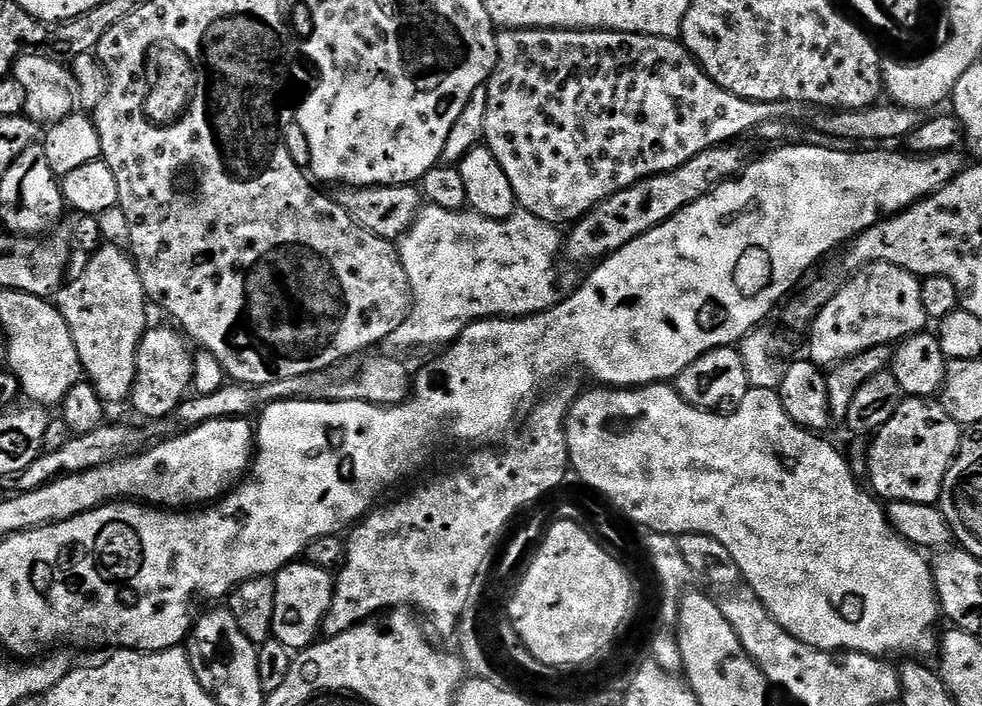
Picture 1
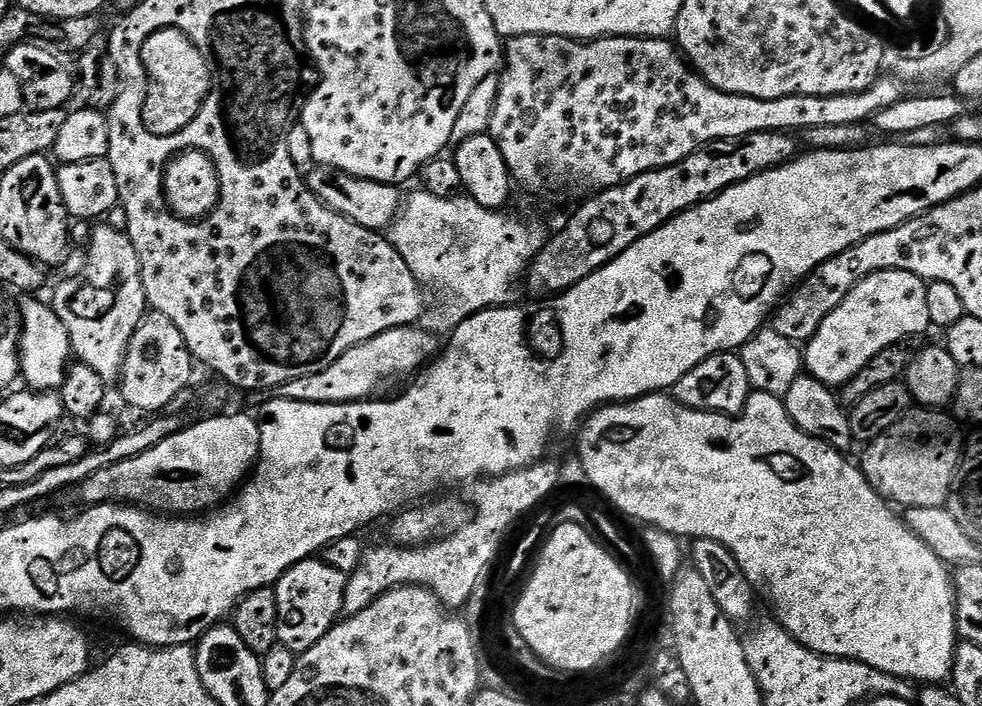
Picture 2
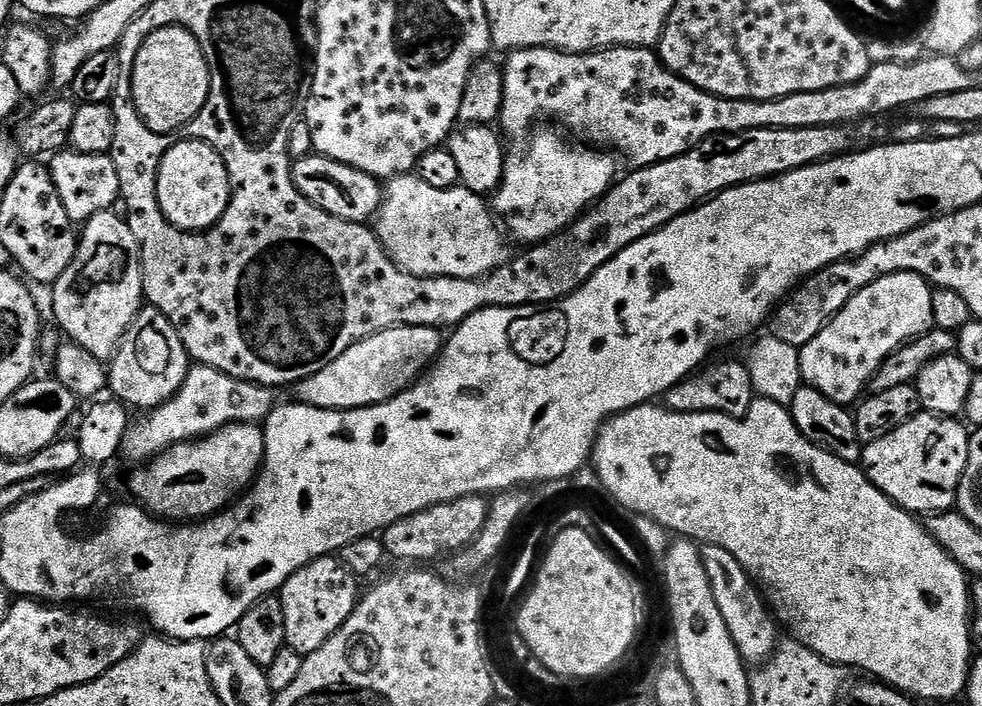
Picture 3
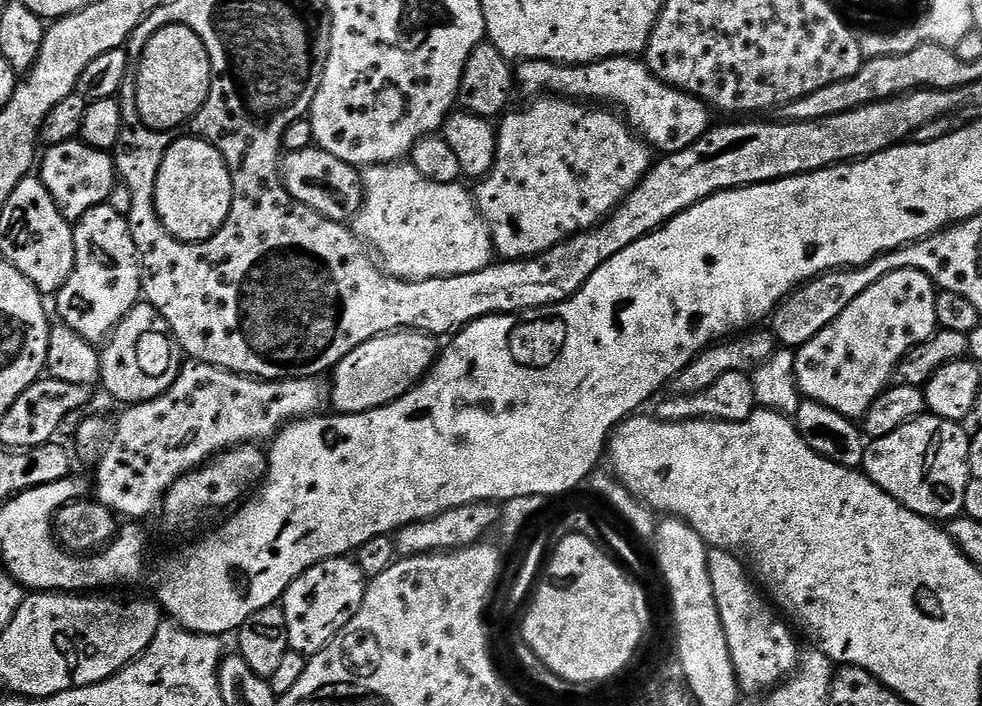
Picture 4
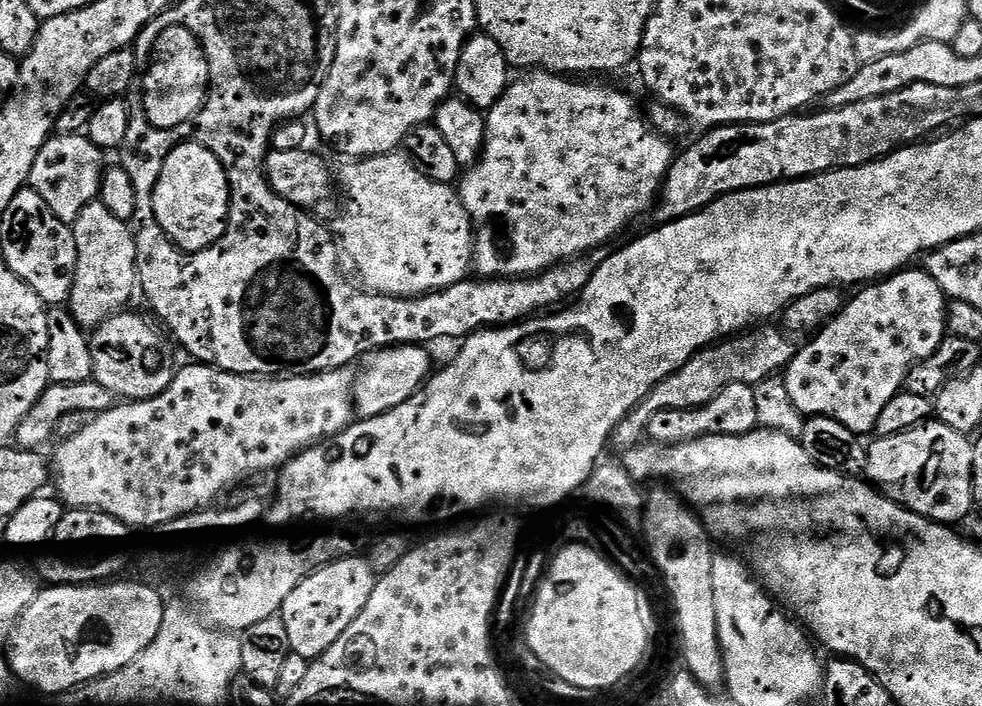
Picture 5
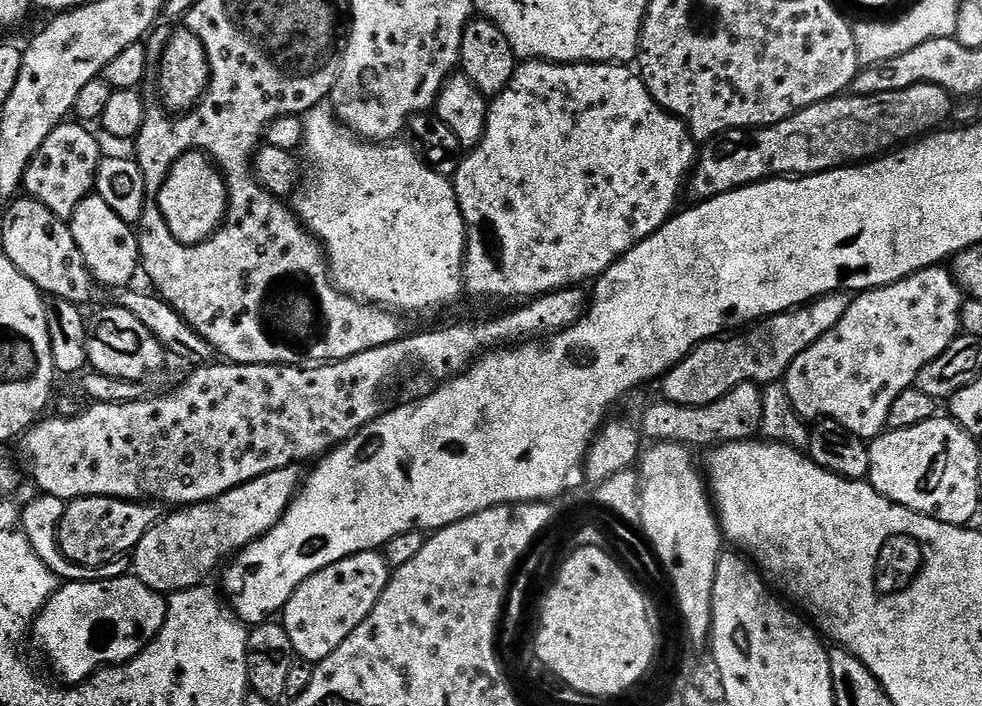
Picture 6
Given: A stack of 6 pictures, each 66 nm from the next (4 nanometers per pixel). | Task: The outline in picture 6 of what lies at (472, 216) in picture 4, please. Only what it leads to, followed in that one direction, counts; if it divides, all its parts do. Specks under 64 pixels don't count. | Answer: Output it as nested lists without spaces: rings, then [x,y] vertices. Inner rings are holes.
[[[321,102],[303,117],[304,137],[302,153],[308,159],[308,173],[303,173],[298,187],[291,193],[290,207],[296,213],[301,224],[316,237],[324,249],[328,261],[328,271],[333,284],[340,292],[355,296],[361,302],[375,304],[397,313],[424,312],[427,308],[436,308],[439,304],[448,304],[459,292],[462,292],[462,273],[464,270],[464,219],[458,206],[458,198],[453,181],[446,176],[439,176],[433,168],[428,168],[420,161],[418,154],[404,142],[365,142],[347,131],[336,119],[336,113],[327,103]]]

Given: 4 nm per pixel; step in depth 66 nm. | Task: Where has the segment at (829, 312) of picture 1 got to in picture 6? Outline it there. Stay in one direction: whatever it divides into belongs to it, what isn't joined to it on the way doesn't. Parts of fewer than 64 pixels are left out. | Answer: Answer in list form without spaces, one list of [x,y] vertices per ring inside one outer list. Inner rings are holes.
[[[926,266],[921,272],[910,272],[906,278],[893,280],[890,286],[861,291],[853,299],[852,305],[846,310],[846,314],[842,316],[842,320],[838,322],[836,328],[830,329],[826,335],[818,338],[804,353],[798,354],[792,364],[790,364],[782,383],[784,389],[788,392],[788,397],[794,406],[794,410],[804,417],[805,421],[833,420],[841,424],[847,432],[851,432],[853,436],[859,436],[865,442],[875,440],[881,432],[885,431],[888,415],[890,414],[890,406],[894,406],[894,398],[898,398],[898,394],[902,394],[902,390],[913,387],[916,383],[916,376],[922,370],[922,366],[926,366],[926,362],[934,362],[934,358],[938,358],[938,354],[942,354],[942,350],[946,350],[946,346],[950,346],[950,342],[954,342],[956,337],[961,335],[960,314],[965,303],[965,293],[960,285],[957,284],[956,277],[944,266]]]

